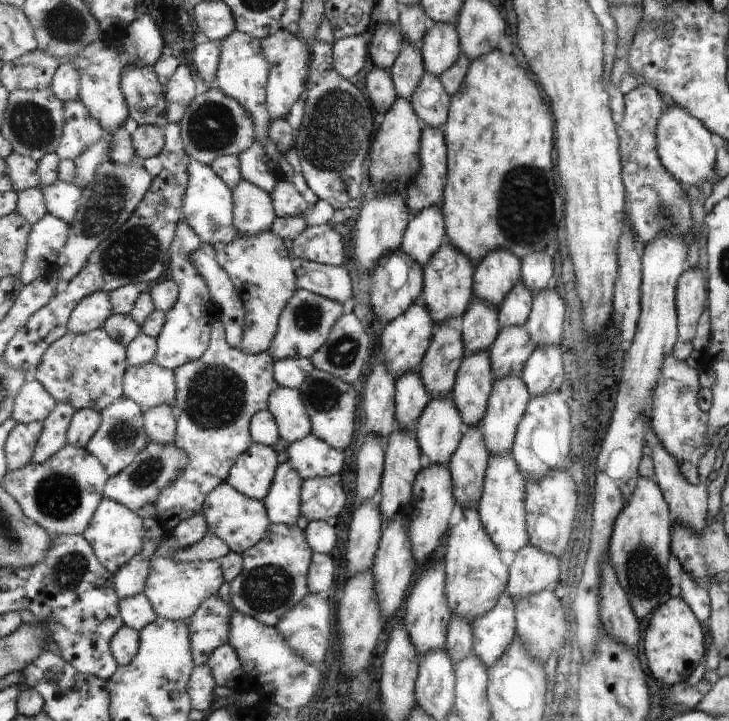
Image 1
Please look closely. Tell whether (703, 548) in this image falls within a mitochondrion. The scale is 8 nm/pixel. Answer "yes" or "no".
yes

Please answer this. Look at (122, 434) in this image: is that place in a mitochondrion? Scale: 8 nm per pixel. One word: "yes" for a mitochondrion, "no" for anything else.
yes

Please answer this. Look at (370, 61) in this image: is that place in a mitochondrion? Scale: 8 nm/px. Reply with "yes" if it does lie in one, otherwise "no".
no

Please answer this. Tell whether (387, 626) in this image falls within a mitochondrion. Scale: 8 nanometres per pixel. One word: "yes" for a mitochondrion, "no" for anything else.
no

